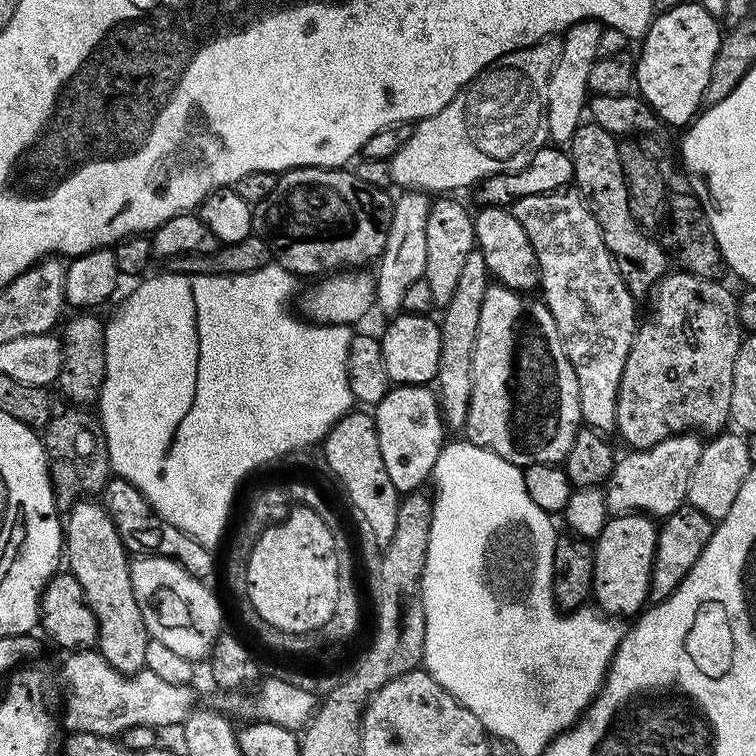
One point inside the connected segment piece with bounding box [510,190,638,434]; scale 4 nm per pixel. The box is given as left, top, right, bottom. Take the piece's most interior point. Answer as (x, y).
(595, 312)

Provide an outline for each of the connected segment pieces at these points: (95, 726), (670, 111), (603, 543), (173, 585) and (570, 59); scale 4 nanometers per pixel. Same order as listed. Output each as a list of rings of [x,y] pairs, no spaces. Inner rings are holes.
[[[95,649],[69,653],[64,659],[62,678],[70,690],[66,724],[73,733],[114,738],[132,726],[150,726],[157,730],[179,727],[194,710],[191,685],[166,683],[145,668],[133,676],[122,675]]]
[[[682,2],[661,11],[653,19],[639,45],[640,56],[638,52],[635,57],[635,87],[665,125],[683,129],[701,111],[706,82],[710,82],[710,66],[714,66],[721,35],[717,17],[711,16],[698,2]]]
[[[631,512],[625,516],[613,515],[604,524],[592,549],[594,570],[591,599],[601,613],[612,618],[635,617],[649,603],[649,580],[657,542],[657,521],[642,512]]]
[[[142,556],[131,561],[132,569],[130,570],[130,586],[134,588],[134,599],[138,602],[138,610],[142,614],[142,622],[146,626],[149,637],[158,642],[162,642],[162,646],[166,646],[166,650],[174,650],[174,654],[182,654],[182,658],[193,662],[202,661],[212,651],[212,647],[216,644],[216,639],[222,635],[220,628],[220,604],[216,601],[216,596],[207,588],[205,581],[198,576],[191,576],[189,572],[178,562],[174,562],[170,558],[162,558],[161,556]]]
[[[583,20],[562,33],[560,53],[552,67],[550,82],[546,82],[544,122],[548,126],[548,134],[553,145],[571,145],[572,135],[585,119],[586,105],[590,99],[590,66],[594,66],[594,62],[600,59],[598,41],[601,40],[604,30],[605,27],[599,20]]]

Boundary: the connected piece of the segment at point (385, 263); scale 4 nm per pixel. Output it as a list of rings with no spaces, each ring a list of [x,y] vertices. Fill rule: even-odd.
[[[404,190],[399,193],[400,197],[395,197],[392,205],[392,217],[390,226],[386,234],[386,246],[382,250],[380,259],[374,268],[374,279],[376,282],[376,303],[377,309],[381,308],[385,312],[385,317],[391,318],[402,309],[402,297],[413,282],[418,282],[424,278],[426,270],[426,218],[432,209],[432,200],[423,192],[415,190]]]

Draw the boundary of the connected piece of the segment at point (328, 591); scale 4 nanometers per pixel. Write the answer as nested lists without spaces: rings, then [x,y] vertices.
[[[296,506],[285,520],[269,528],[267,525],[261,531],[248,556],[243,581],[248,602],[278,630],[294,635],[318,632],[324,623],[330,621],[338,601],[338,554],[335,553],[335,538],[330,526],[326,526],[324,519],[314,509]]]

